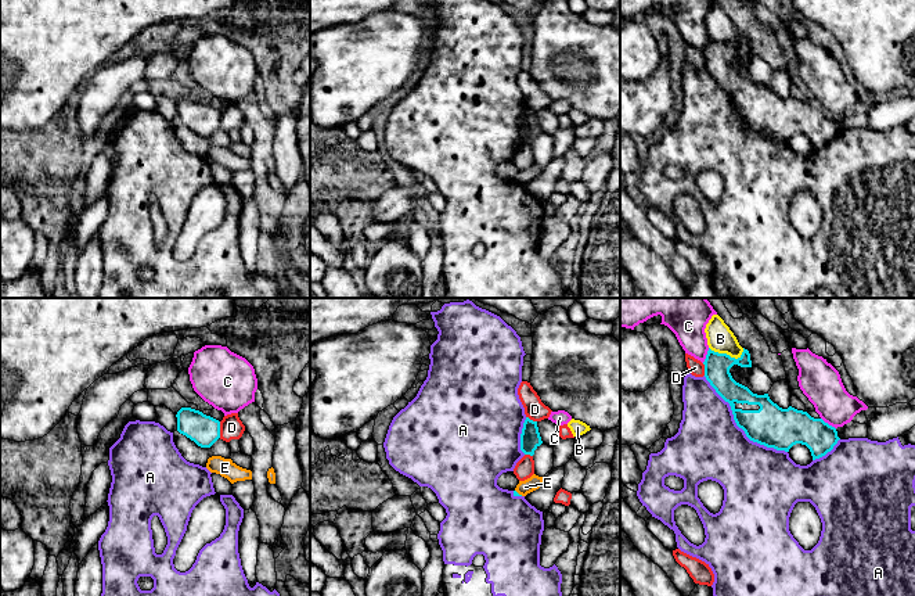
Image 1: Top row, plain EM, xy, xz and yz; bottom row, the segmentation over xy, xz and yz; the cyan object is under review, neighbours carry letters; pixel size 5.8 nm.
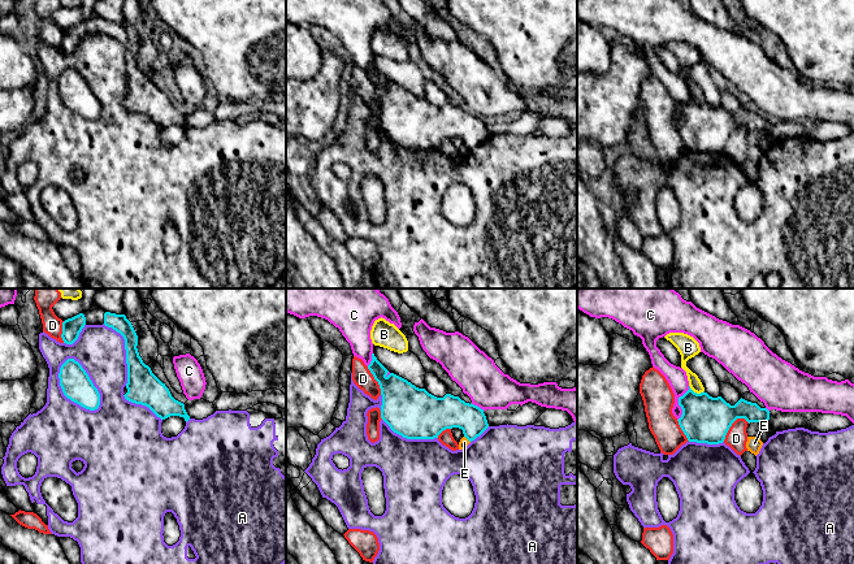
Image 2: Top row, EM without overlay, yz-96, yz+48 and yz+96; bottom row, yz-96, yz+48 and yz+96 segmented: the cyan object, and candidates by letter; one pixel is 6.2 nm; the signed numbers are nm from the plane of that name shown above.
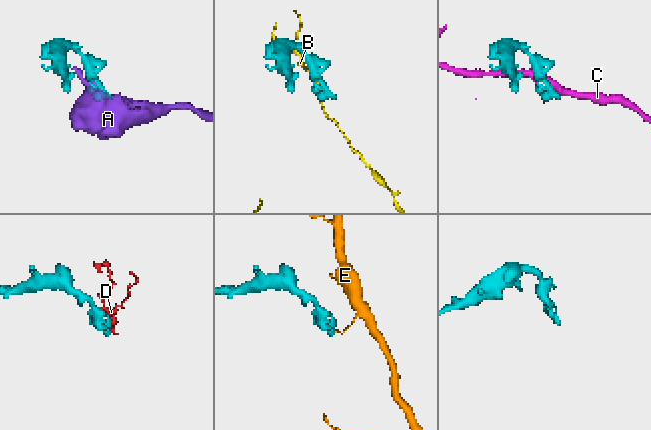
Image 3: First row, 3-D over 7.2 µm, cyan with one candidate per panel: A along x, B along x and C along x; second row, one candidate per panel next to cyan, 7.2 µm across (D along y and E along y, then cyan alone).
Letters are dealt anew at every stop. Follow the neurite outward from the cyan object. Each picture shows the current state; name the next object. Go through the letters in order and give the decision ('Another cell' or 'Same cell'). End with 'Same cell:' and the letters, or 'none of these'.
A: Another cell
B: Another cell
C: Another cell
D: Another cell
E: Another cell
Same cell: none of these

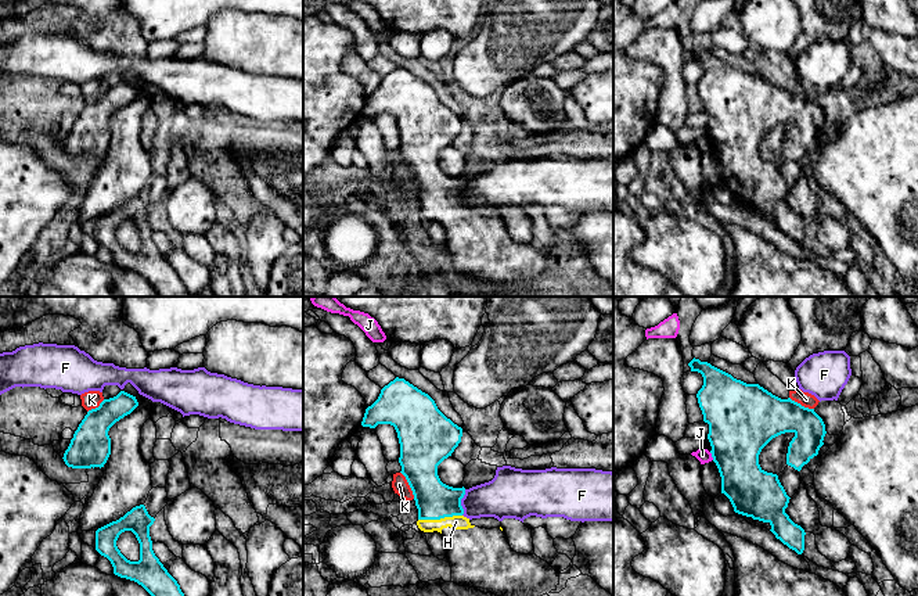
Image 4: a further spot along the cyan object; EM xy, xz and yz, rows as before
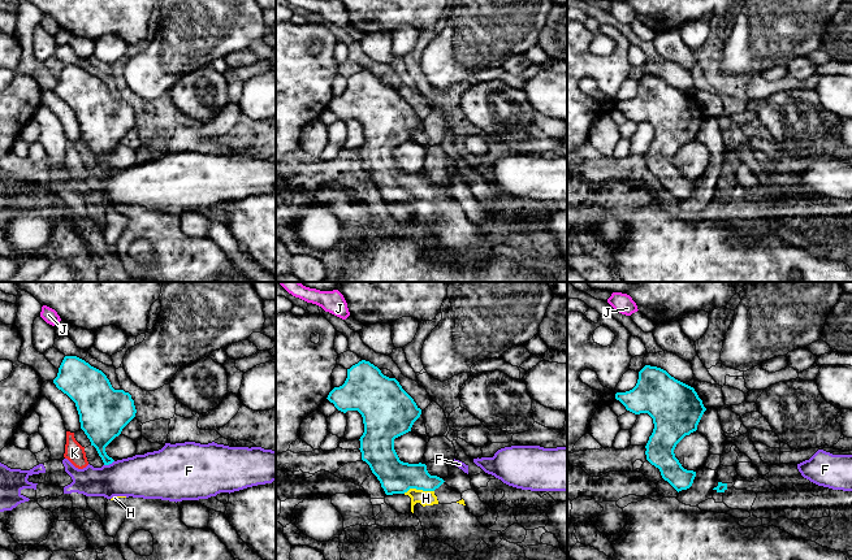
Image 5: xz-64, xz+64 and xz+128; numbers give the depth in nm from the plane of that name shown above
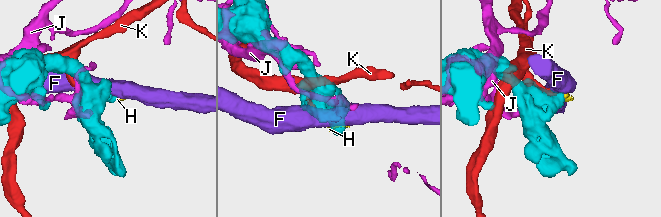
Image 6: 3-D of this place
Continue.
F: Another cell
H: Same cell
J: Another cell
K: Another cell
Same cell: H

